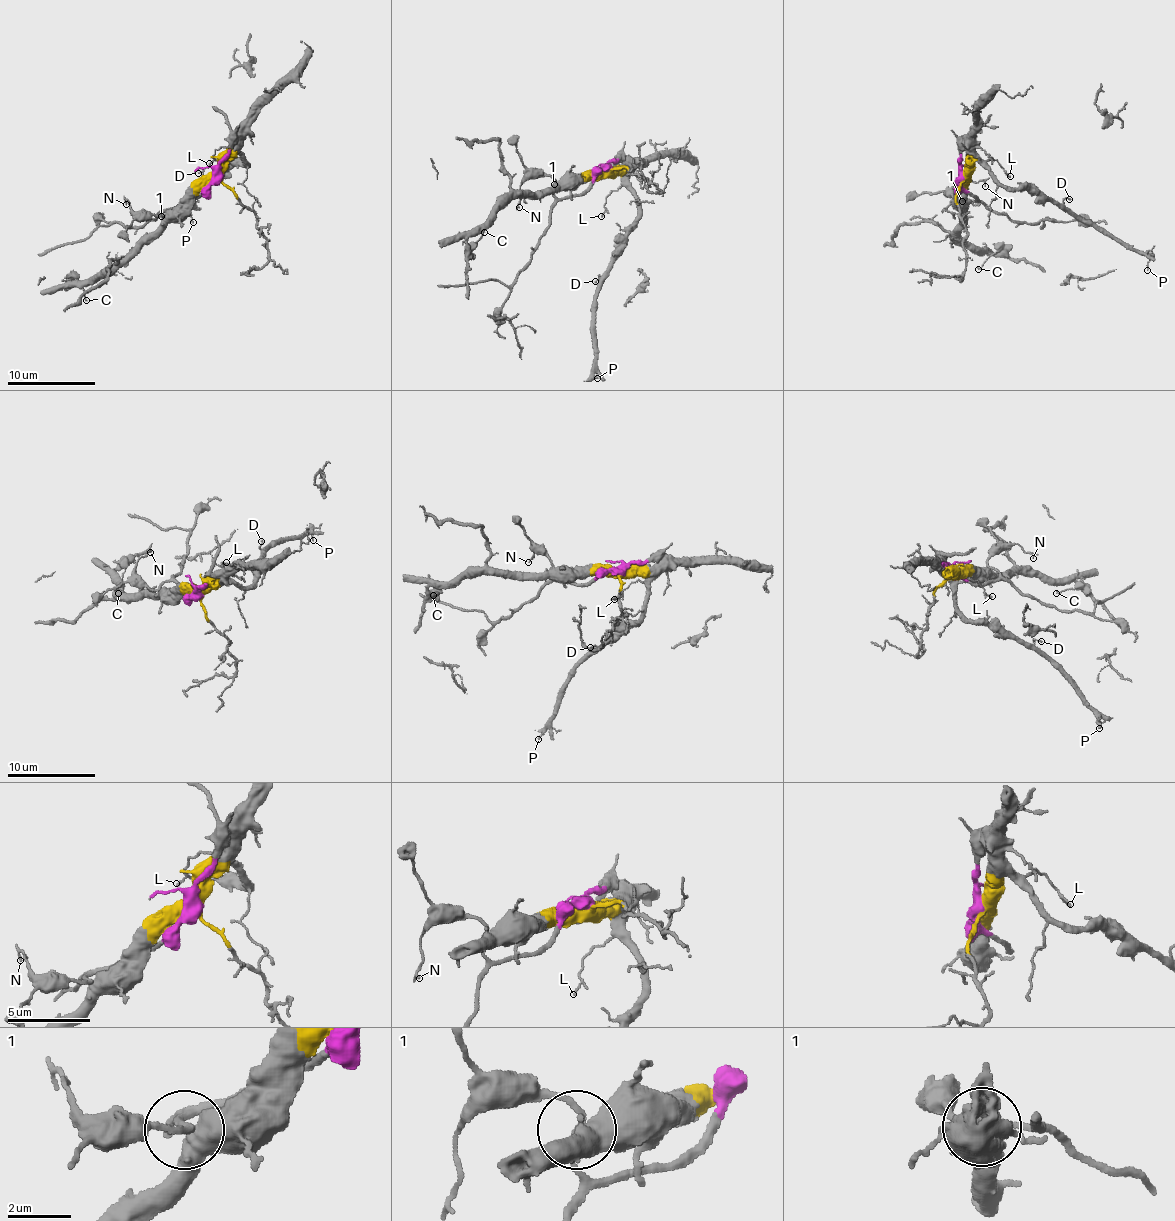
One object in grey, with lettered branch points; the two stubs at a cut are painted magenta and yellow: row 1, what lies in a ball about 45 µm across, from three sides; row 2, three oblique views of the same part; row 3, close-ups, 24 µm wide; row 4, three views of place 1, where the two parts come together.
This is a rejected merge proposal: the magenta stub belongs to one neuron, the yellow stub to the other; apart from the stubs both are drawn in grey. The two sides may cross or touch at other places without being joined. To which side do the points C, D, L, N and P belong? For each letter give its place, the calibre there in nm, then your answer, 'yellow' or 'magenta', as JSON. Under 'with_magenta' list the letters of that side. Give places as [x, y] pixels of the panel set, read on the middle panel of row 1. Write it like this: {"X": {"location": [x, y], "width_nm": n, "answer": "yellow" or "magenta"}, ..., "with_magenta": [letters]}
{"C": {"location": [484, 232], "width_nm": 90, "answer": "yellow"}, "D": {"location": [595, 281], "width_nm": 110, "answer": "yellow"}, "L": {"location": [601, 216], "width_nm": 80, "answer": "yellow"}, "N": {"location": [519, 207], "width_nm": 140, "answer": "magenta"}, "P": {"location": [597, 378], "width_nm": 110, "answer": "yellow"}, "with_magenta": ["N"]}

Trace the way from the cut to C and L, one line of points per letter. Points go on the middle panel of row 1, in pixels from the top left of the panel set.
C: (608, 169), (562, 186), (502, 200), (467, 241), (469, 248), (475, 246), (485, 231)
L: (608, 169), (620, 180), (620, 187), (605, 199), (602, 217)

